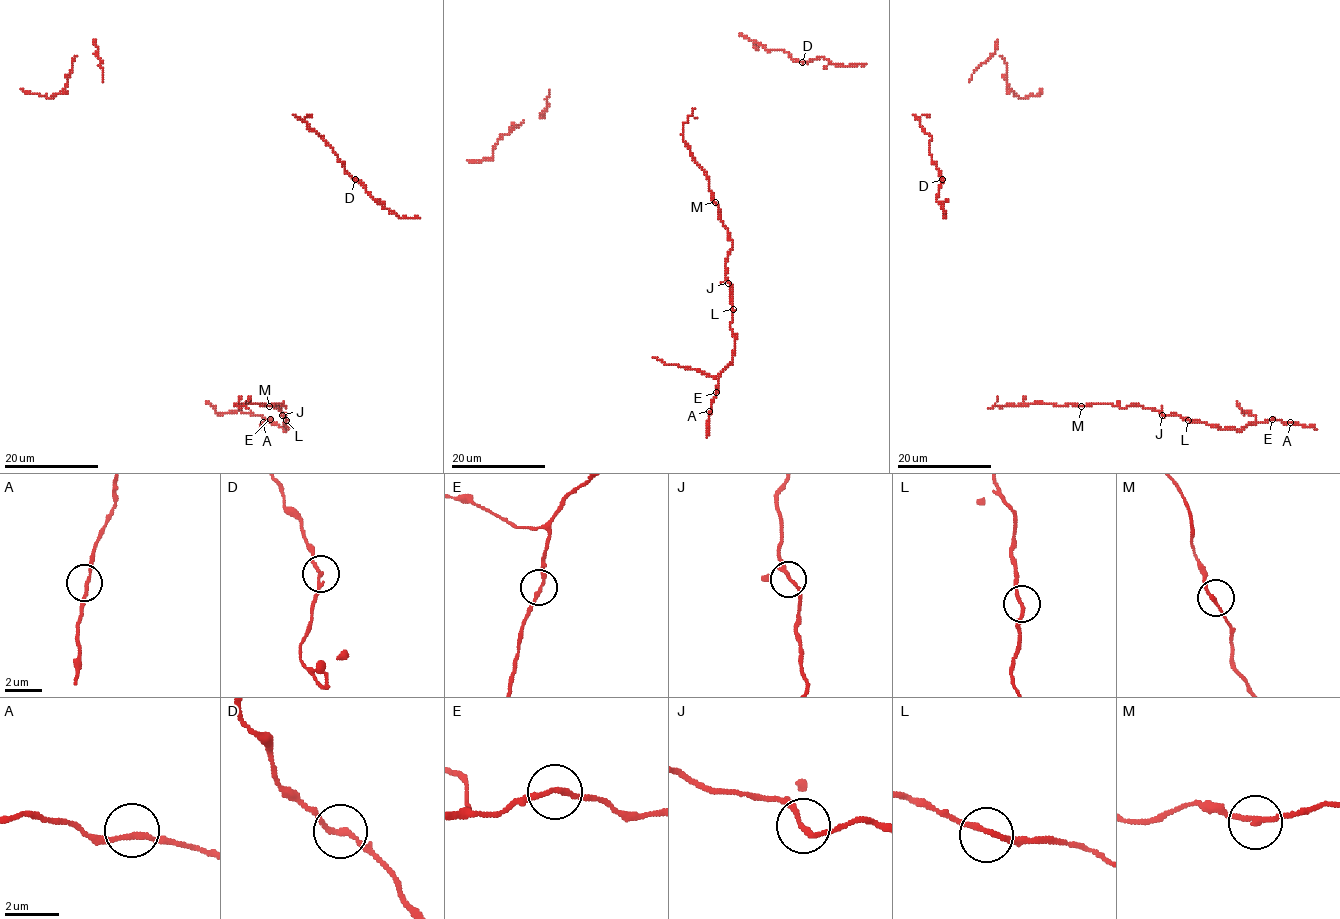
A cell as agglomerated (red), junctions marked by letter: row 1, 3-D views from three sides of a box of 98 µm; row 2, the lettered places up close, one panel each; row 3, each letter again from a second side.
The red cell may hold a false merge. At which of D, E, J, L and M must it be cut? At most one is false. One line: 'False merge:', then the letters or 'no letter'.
False merge: no letter

